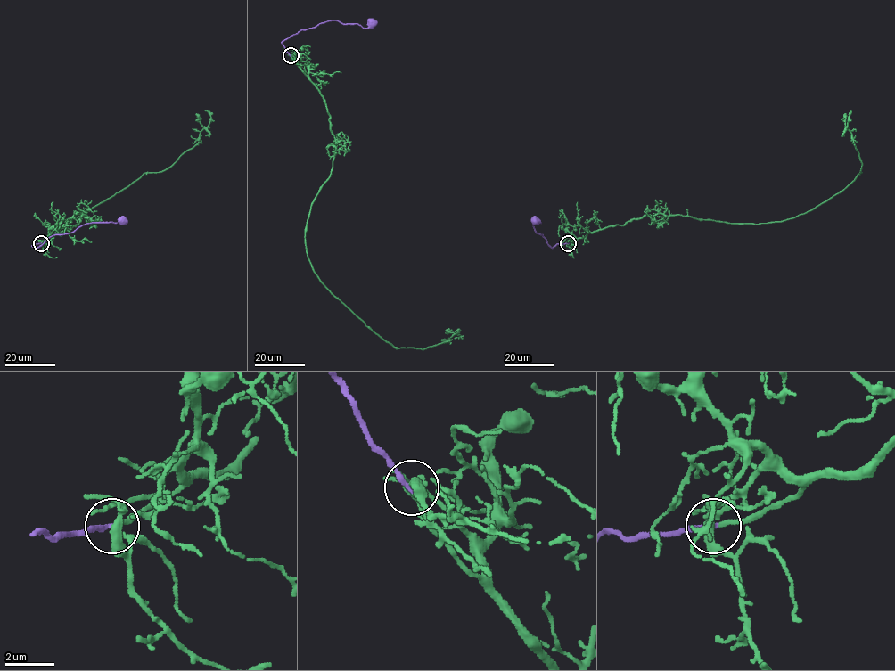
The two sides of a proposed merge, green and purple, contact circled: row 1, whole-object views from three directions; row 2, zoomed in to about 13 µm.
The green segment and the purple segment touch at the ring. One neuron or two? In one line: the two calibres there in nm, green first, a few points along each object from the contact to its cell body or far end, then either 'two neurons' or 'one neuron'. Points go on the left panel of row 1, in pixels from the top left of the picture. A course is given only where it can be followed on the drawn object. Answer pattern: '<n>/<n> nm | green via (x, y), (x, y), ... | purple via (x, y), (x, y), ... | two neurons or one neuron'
280/220 nm | green via (41, 243), (86, 213), (55, 224), (145, 173), (168, 168), (198, 143), (211, 116), (205, 110) | purple via (41, 243), (32, 245), (37, 248), (53, 235), (73, 232), (86, 224), (127, 221) | one neuron

